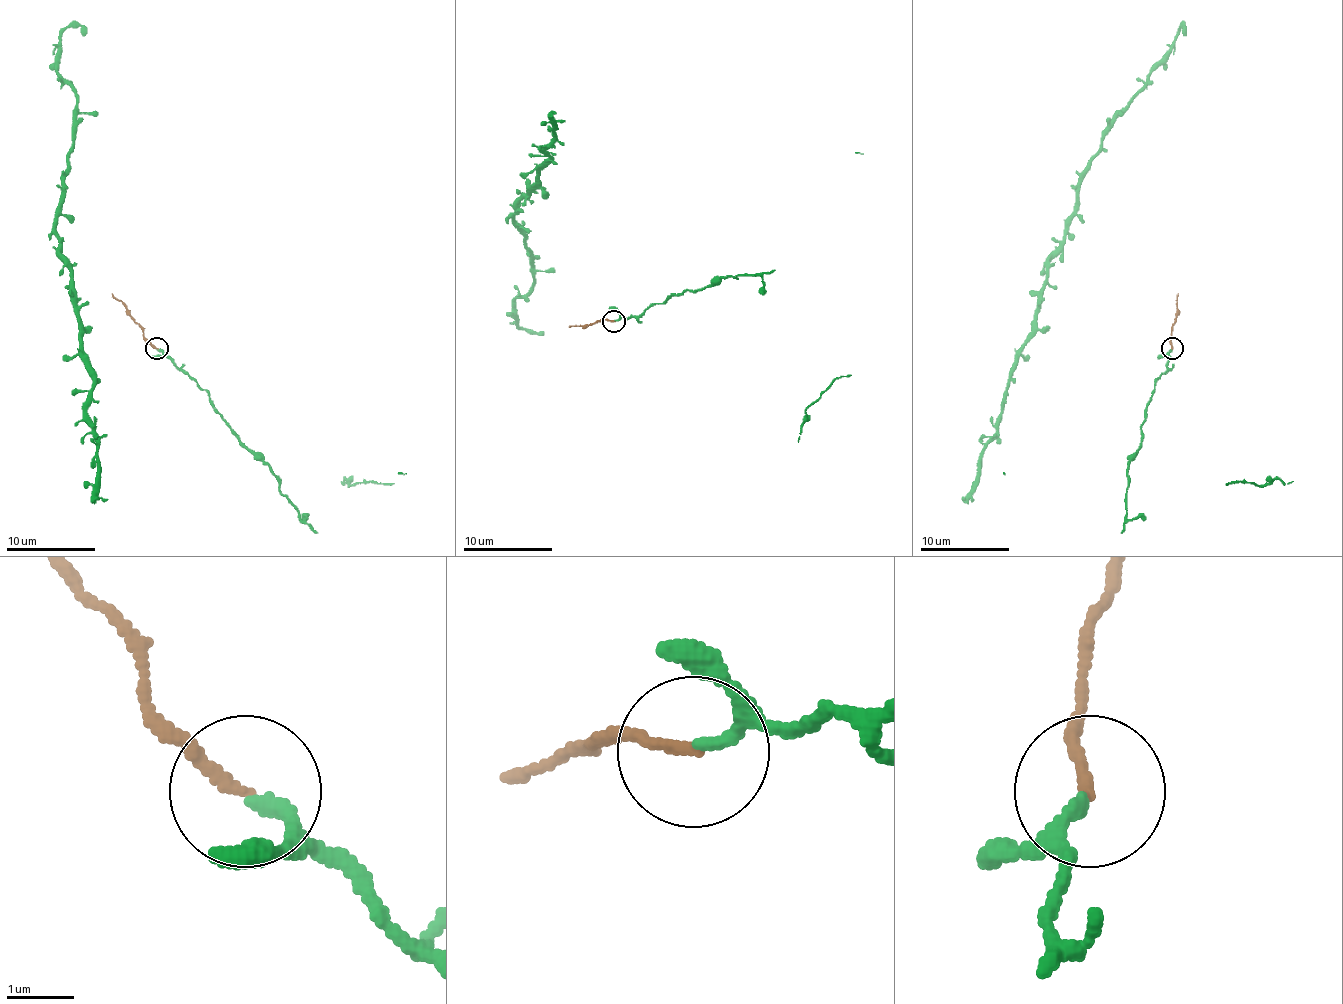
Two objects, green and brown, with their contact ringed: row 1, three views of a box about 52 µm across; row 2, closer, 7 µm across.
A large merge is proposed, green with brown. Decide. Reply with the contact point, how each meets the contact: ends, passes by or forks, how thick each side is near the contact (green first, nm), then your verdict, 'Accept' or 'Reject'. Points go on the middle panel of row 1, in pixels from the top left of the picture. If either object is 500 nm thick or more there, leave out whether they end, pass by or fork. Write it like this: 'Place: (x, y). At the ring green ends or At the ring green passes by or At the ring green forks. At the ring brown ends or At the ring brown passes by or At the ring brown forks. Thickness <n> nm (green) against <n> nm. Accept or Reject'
Place: (614, 321). At the ring green ends. At the ring brown ends. Thickness 200 nm (green) against 150 nm. Accept

